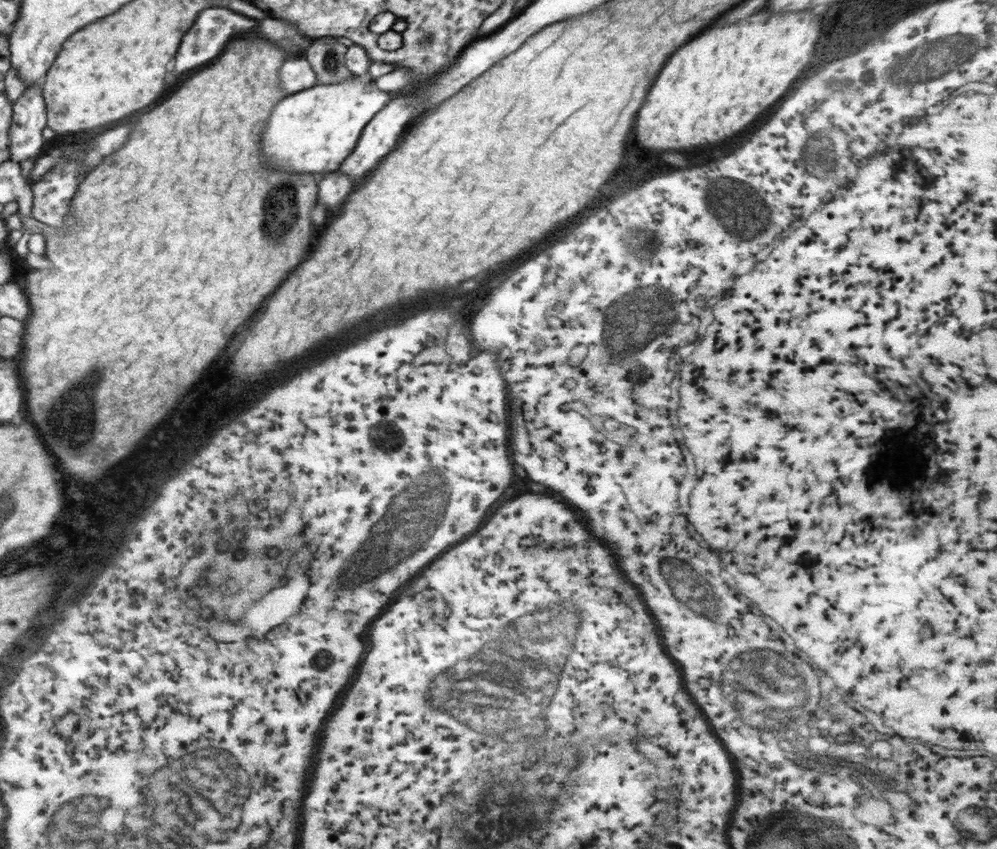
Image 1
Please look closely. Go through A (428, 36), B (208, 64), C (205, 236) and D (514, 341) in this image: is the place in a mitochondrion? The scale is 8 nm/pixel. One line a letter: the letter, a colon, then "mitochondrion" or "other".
A: mitochondrion
B: other
C: other
D: other

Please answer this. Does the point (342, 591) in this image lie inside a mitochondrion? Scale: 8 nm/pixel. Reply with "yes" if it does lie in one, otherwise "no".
yes

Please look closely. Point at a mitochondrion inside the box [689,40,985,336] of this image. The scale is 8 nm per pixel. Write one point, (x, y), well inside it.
(822, 178)

